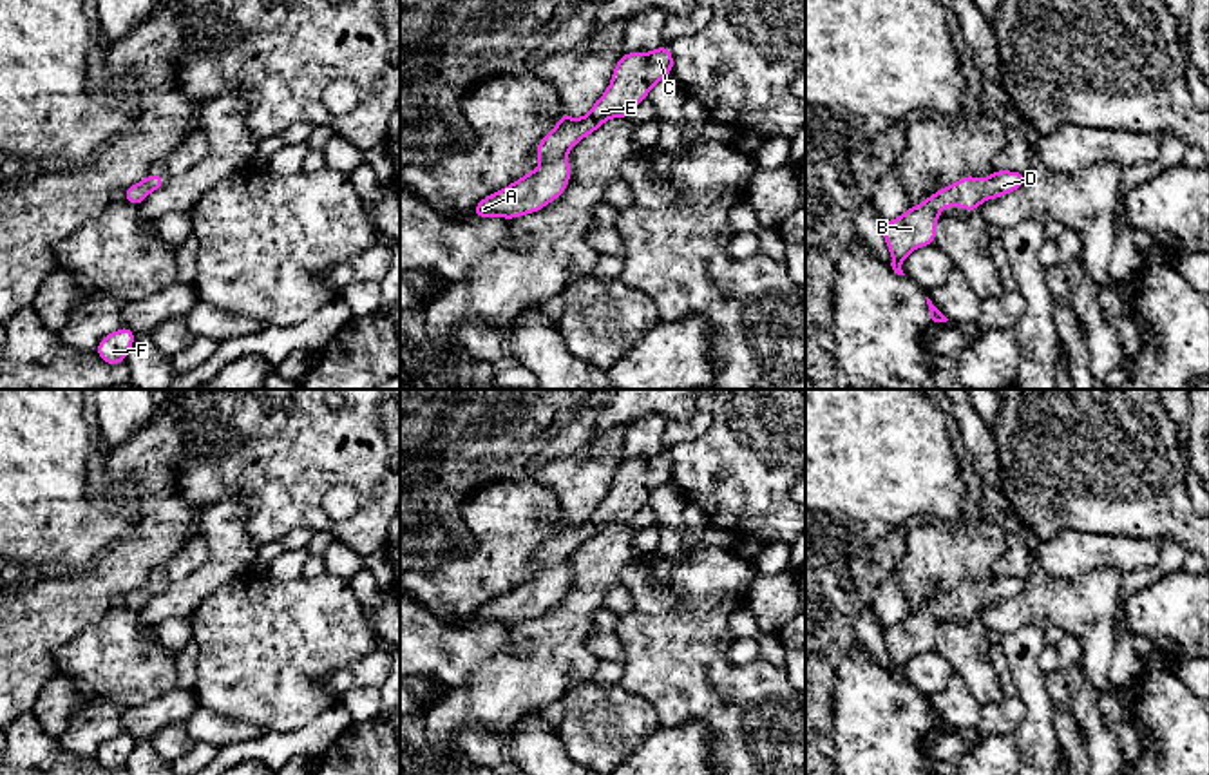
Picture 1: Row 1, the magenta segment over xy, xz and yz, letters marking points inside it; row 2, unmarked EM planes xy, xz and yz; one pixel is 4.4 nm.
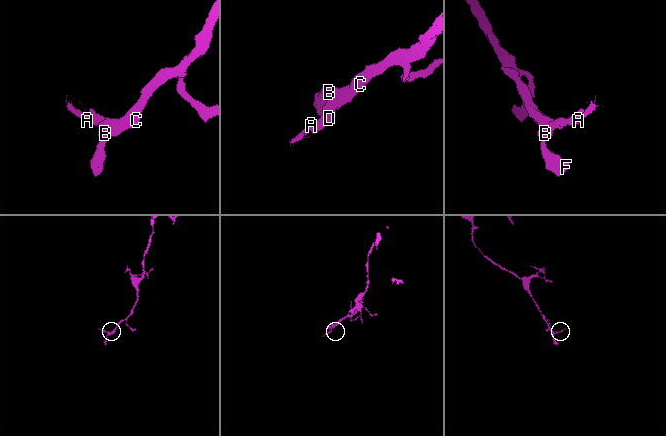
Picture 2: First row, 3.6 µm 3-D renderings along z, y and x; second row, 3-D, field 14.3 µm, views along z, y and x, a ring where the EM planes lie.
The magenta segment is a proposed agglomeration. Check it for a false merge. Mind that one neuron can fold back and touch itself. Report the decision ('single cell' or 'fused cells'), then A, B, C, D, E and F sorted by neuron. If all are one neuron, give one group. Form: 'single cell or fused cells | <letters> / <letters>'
single cell | A B C D E F

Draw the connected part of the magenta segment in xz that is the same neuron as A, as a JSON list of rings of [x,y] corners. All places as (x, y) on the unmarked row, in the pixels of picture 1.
[[[668,451],[652,458],[621,460],[606,498],[585,523],[570,523],[565,516],[557,531],[541,545],[534,560],[543,567],[512,590],[487,601],[472,616],[478,623],[514,625],[534,619],[557,605],[570,587],[566,558],[610,523],[630,523],[648,503],[650,494],[670,482],[673,460]]]

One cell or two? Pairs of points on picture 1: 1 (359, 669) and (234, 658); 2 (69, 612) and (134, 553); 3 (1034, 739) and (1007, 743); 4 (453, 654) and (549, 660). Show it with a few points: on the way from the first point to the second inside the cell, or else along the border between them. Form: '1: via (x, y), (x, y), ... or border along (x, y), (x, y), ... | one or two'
1: border along (375, 647), (335, 669), (317, 685) | two
2: via (85, 598), (118, 569) | one
3: border along (1014, 732), (1021, 755) | two
4: border along (533, 645), (525, 654), (495, 652), (460, 685) | two

